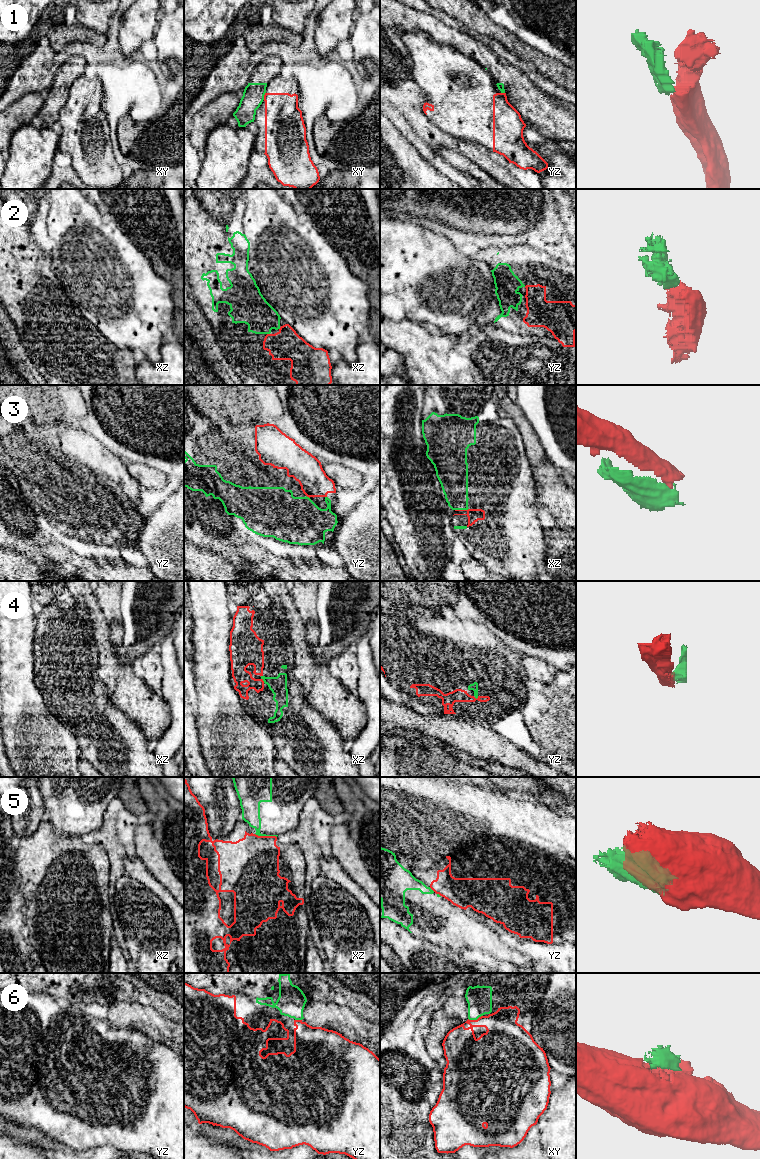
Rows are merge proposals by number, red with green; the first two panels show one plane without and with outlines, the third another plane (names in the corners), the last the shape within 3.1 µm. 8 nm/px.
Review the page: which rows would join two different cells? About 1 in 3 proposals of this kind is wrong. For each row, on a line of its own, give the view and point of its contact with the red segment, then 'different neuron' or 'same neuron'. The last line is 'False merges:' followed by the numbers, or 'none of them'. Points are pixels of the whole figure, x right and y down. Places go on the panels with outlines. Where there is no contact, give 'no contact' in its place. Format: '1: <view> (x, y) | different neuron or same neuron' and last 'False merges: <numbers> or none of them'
1: xy (264, 96) | different neuron
2: xz (268, 334) | same neuron
3: xz (461, 510) | same neuron
4: xz (262, 680) | same neuron
5: xz (266, 836) | different neuron
6: xy (475, 1020) | different neuron
False merges: 1, 5, 6

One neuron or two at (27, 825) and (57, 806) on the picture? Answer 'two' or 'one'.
two

